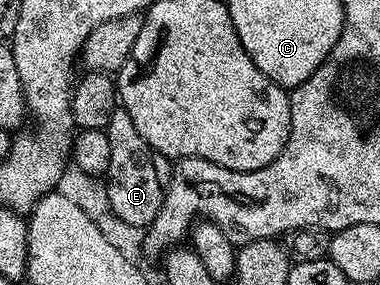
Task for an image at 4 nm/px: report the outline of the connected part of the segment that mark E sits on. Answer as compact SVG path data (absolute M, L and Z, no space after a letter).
M115 108L105 128L108 143L112 143L112 160L108 163L104 182L112 211L132 227L145 230L160 215L160 207L166 198L166 186L172 172L171 158L156 151L140 131L126 110Z

